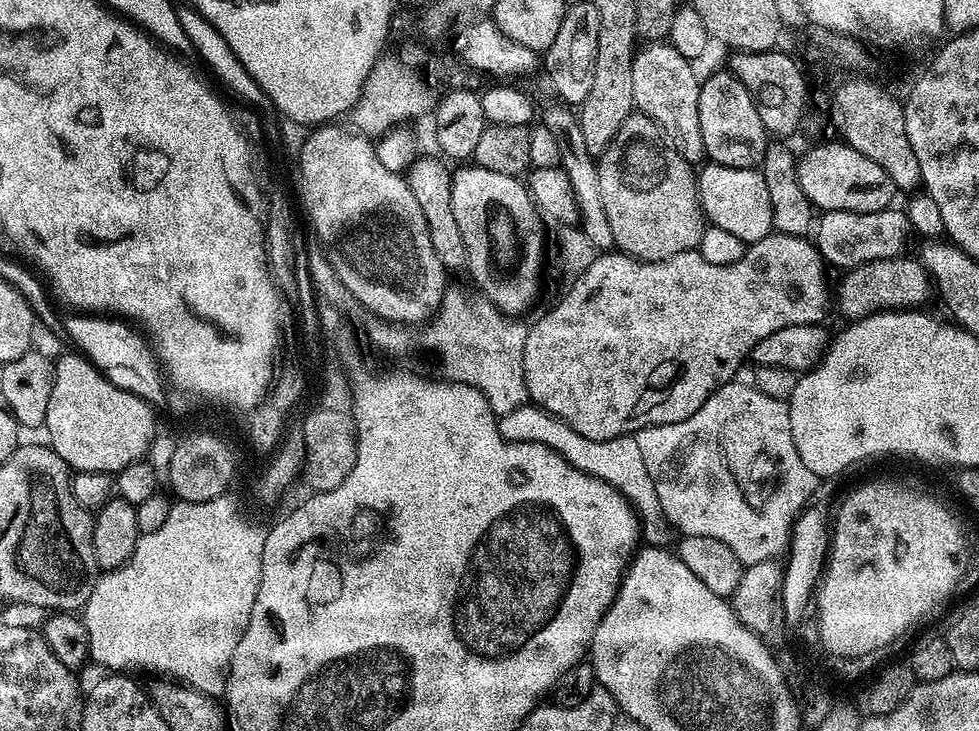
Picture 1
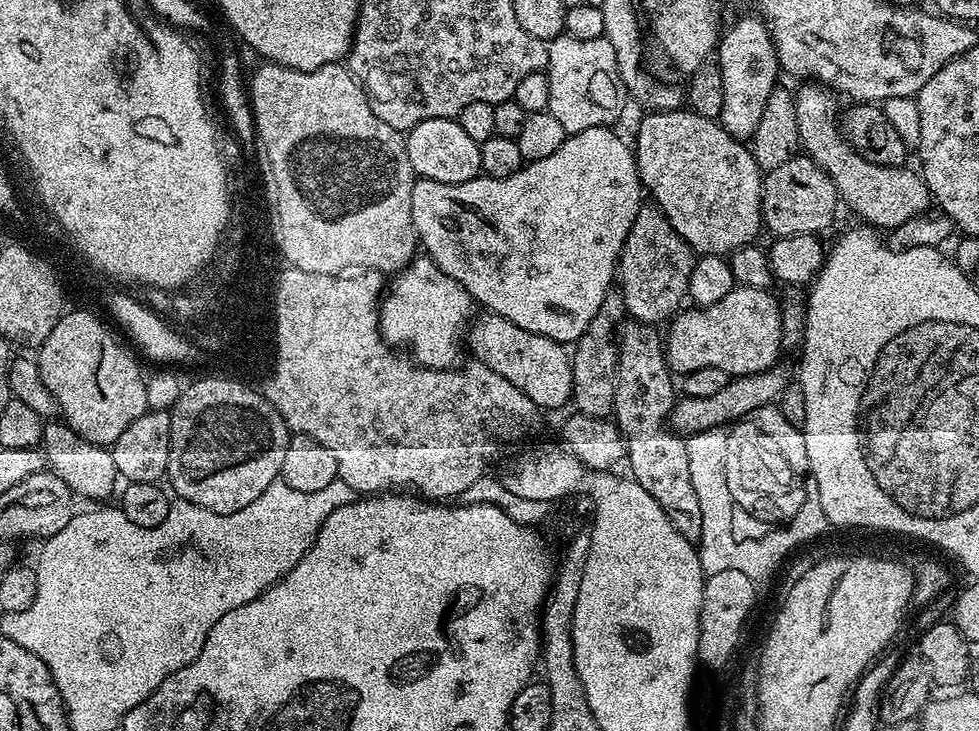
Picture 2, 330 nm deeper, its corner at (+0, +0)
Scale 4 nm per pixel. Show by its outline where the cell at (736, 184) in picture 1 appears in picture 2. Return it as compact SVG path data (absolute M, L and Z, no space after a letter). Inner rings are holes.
M677 110L675 112L653 112L649 111L648 116L640 124L640 129L636 132L636 144L634 140L634 155L636 158L636 169L640 172L641 185L653 196L655 207L663 212L664 217L670 222L670 226L684 241L697 253L709 256L730 254L736 248L746 248L753 243L752 240L759 232L762 232L762 194L764 193L764 176L758 166L758 162L752 157L751 147L747 143L738 141L725 130L719 122L710 118L702 118L698 113L691 110Z

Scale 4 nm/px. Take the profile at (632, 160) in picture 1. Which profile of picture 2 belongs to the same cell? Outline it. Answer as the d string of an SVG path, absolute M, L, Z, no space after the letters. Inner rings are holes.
M655 206L641 207L640 213L634 218L634 226L630 226L630 234L624 243L624 251L620 253L618 265L618 287L624 295L624 311L631 319L643 324L663 325L671 321L681 311L680 303L688 296L688 283L692 268L697 257L694 249L672 229L663 212Z

